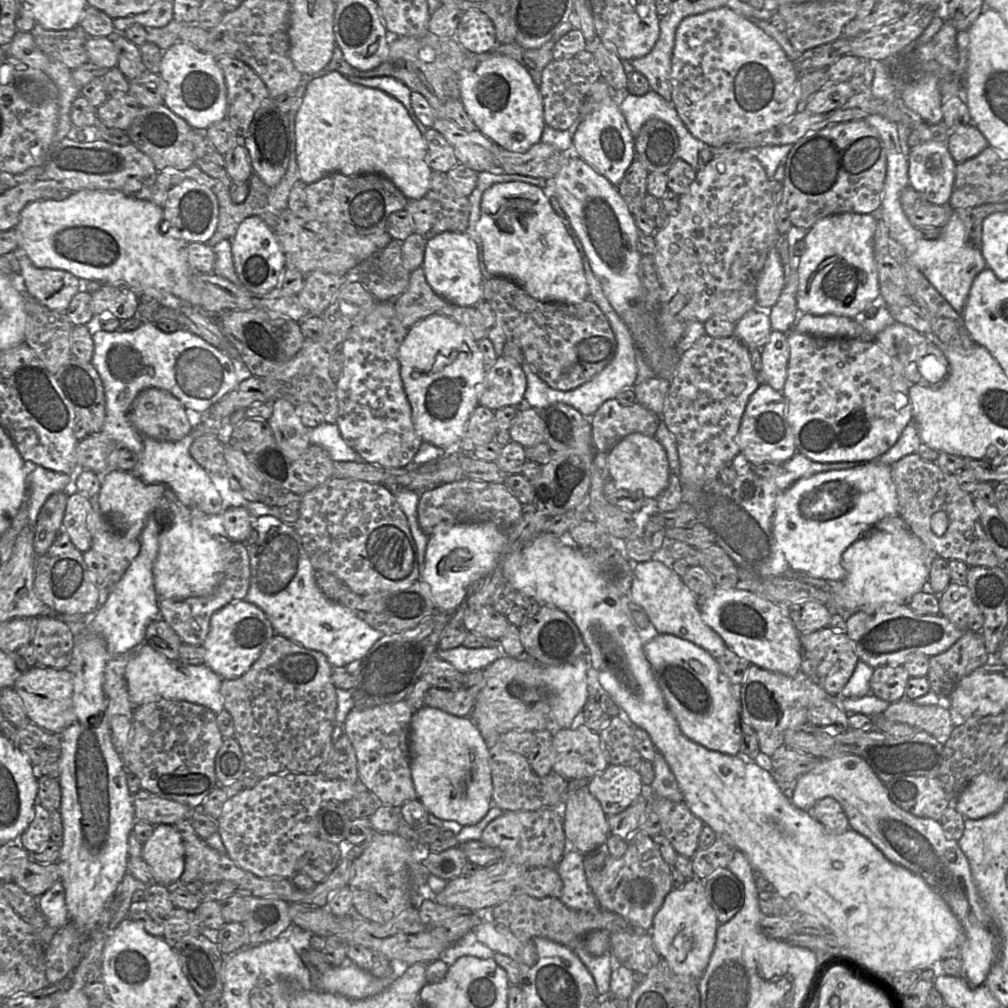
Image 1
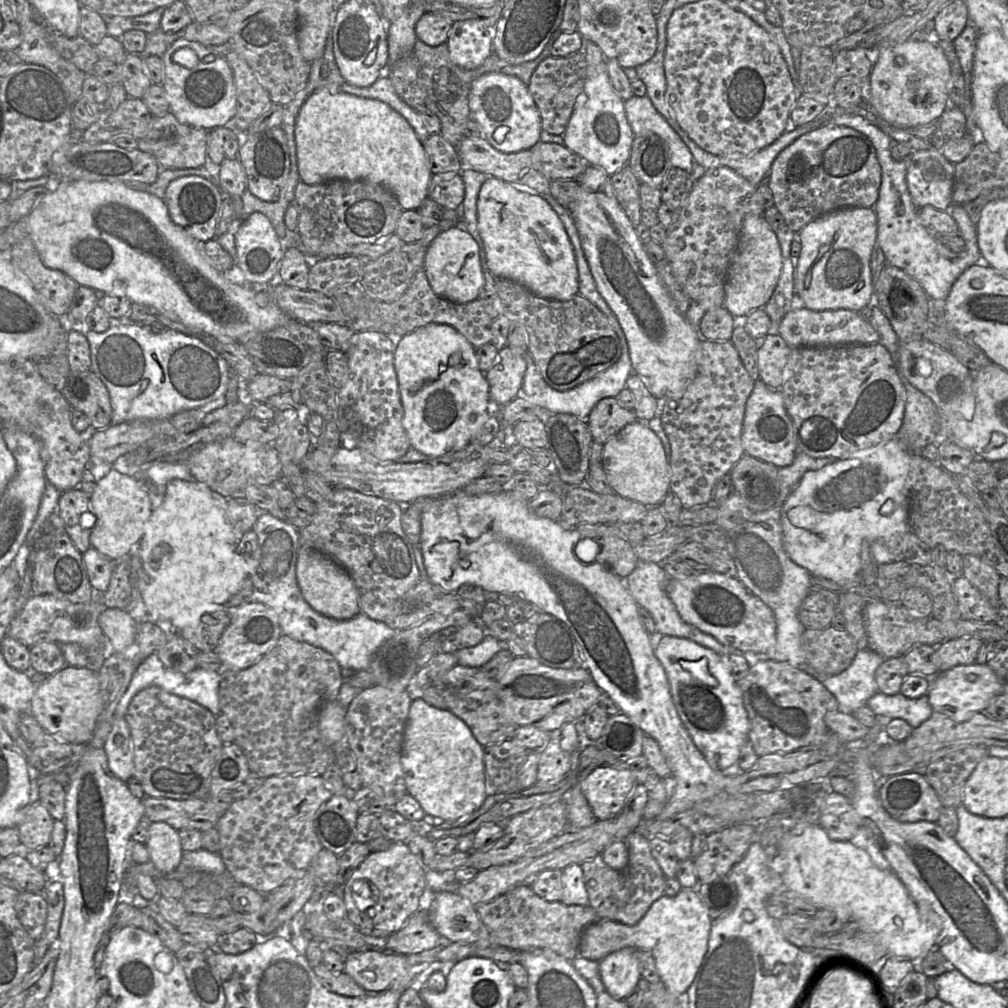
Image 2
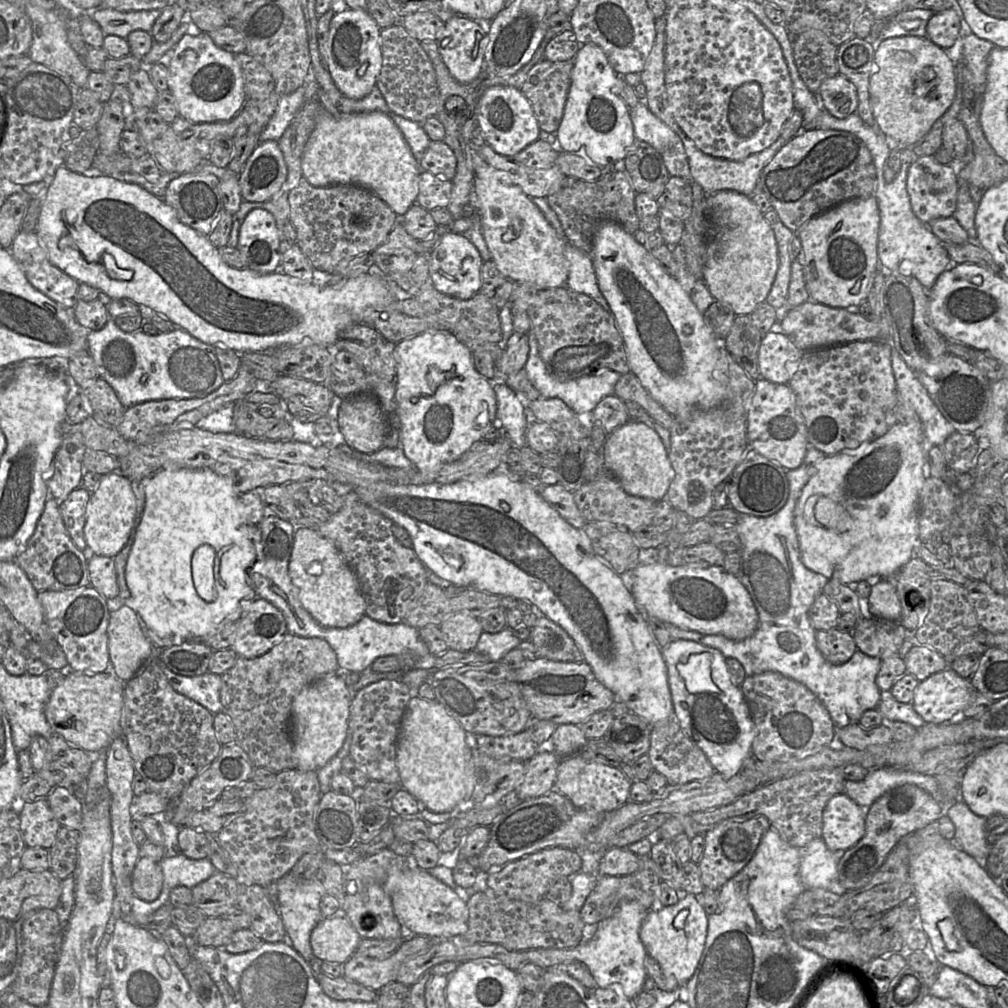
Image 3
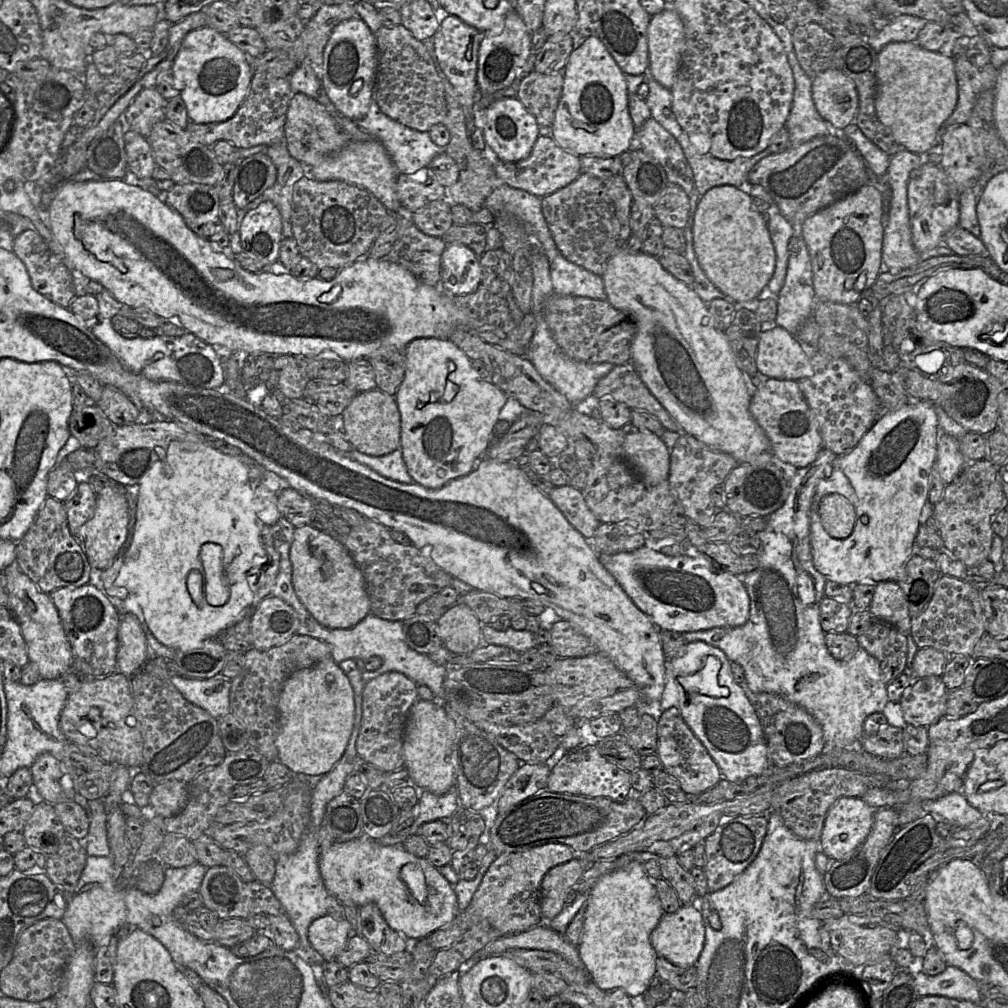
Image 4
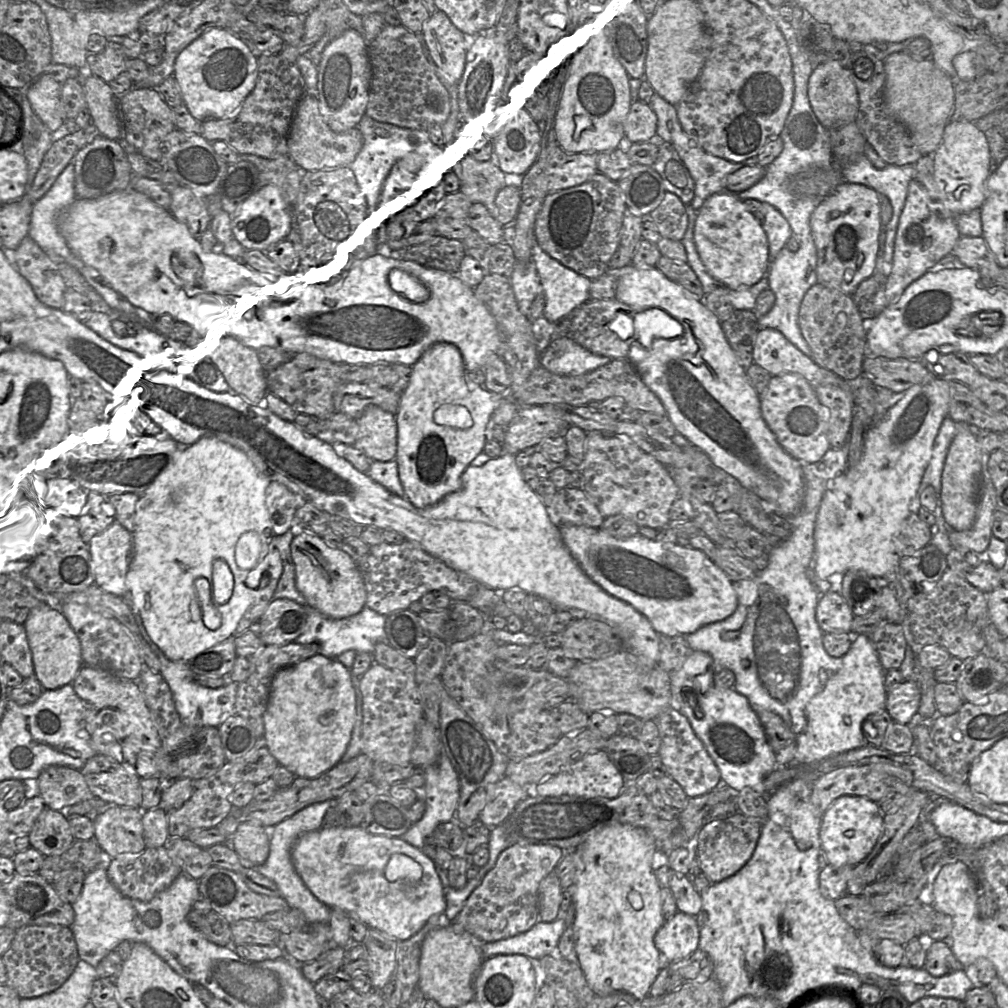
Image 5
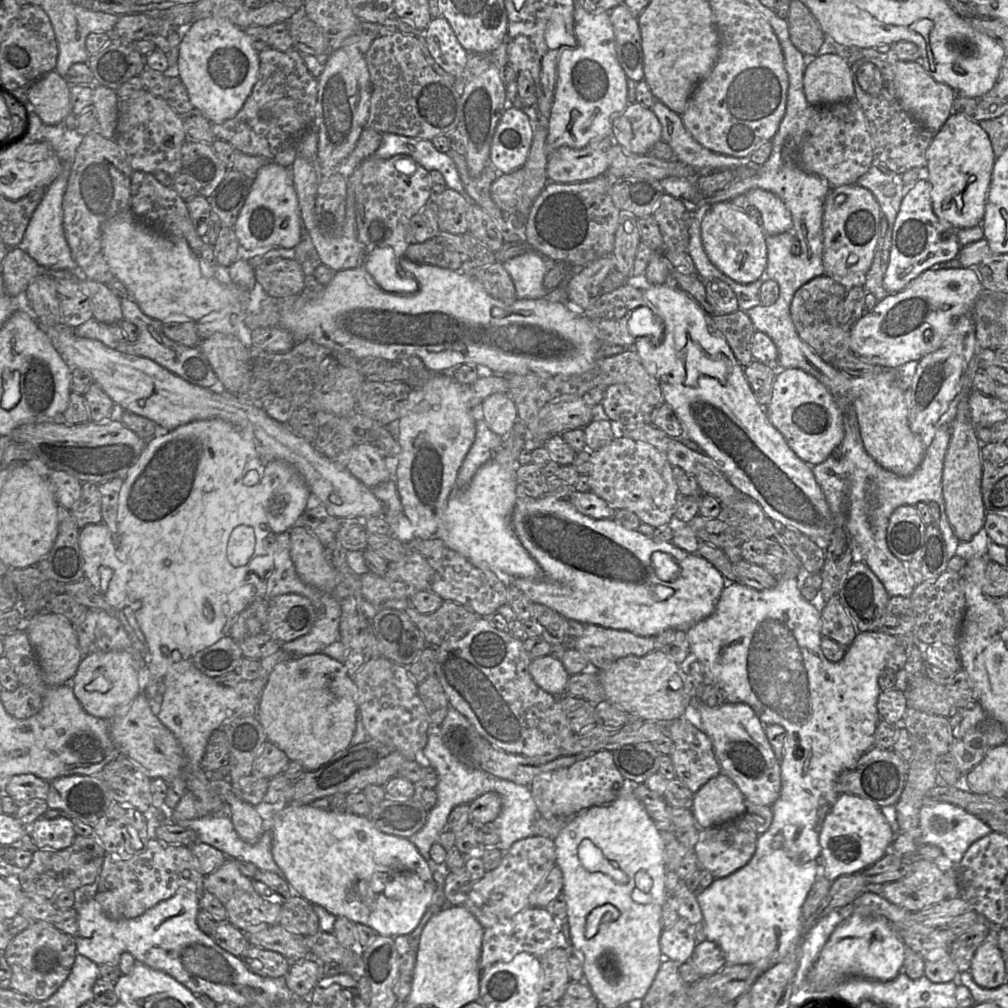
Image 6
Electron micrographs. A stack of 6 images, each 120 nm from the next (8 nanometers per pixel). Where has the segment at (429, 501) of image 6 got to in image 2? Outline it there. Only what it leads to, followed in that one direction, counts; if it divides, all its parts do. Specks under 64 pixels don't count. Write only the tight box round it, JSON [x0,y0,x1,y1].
[394,323,492,458]

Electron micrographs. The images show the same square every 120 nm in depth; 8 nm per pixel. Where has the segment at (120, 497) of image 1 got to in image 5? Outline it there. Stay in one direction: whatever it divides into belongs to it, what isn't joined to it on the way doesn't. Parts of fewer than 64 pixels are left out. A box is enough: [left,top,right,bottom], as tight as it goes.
[81,516,130,596]

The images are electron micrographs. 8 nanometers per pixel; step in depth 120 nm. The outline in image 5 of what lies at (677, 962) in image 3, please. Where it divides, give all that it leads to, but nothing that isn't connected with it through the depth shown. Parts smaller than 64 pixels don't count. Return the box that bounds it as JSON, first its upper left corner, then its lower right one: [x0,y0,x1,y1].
[654,911,699,963]

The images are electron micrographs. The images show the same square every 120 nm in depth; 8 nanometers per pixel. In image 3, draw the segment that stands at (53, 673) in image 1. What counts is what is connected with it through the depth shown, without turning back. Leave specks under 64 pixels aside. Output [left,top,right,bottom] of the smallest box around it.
[44,670,124,754]

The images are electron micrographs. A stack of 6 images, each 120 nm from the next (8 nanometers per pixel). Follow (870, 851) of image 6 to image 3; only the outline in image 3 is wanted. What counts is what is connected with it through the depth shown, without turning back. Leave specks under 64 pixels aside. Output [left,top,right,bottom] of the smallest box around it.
[822,793,865,852]

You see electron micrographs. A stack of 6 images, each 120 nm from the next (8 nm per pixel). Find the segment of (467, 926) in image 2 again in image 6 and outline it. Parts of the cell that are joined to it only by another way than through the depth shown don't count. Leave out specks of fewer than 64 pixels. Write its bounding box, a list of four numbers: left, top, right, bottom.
[261,802,436,937]

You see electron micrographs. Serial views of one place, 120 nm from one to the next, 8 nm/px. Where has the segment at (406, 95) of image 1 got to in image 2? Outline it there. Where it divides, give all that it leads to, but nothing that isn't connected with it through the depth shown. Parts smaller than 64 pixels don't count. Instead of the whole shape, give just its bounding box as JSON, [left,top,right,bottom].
[340,75,429,143]

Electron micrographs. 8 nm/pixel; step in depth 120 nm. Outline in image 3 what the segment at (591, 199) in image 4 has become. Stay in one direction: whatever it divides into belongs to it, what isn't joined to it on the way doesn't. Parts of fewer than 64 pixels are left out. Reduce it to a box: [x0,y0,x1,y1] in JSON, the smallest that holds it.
[546,171,640,254]

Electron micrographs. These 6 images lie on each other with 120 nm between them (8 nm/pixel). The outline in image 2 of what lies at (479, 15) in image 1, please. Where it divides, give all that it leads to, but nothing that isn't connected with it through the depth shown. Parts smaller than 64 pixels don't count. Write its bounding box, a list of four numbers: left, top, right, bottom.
[446,20,494,70]

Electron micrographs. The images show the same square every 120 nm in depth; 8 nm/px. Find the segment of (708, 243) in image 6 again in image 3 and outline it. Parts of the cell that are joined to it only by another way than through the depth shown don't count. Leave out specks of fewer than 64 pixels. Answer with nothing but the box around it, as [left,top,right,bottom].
[703,190,779,316]

